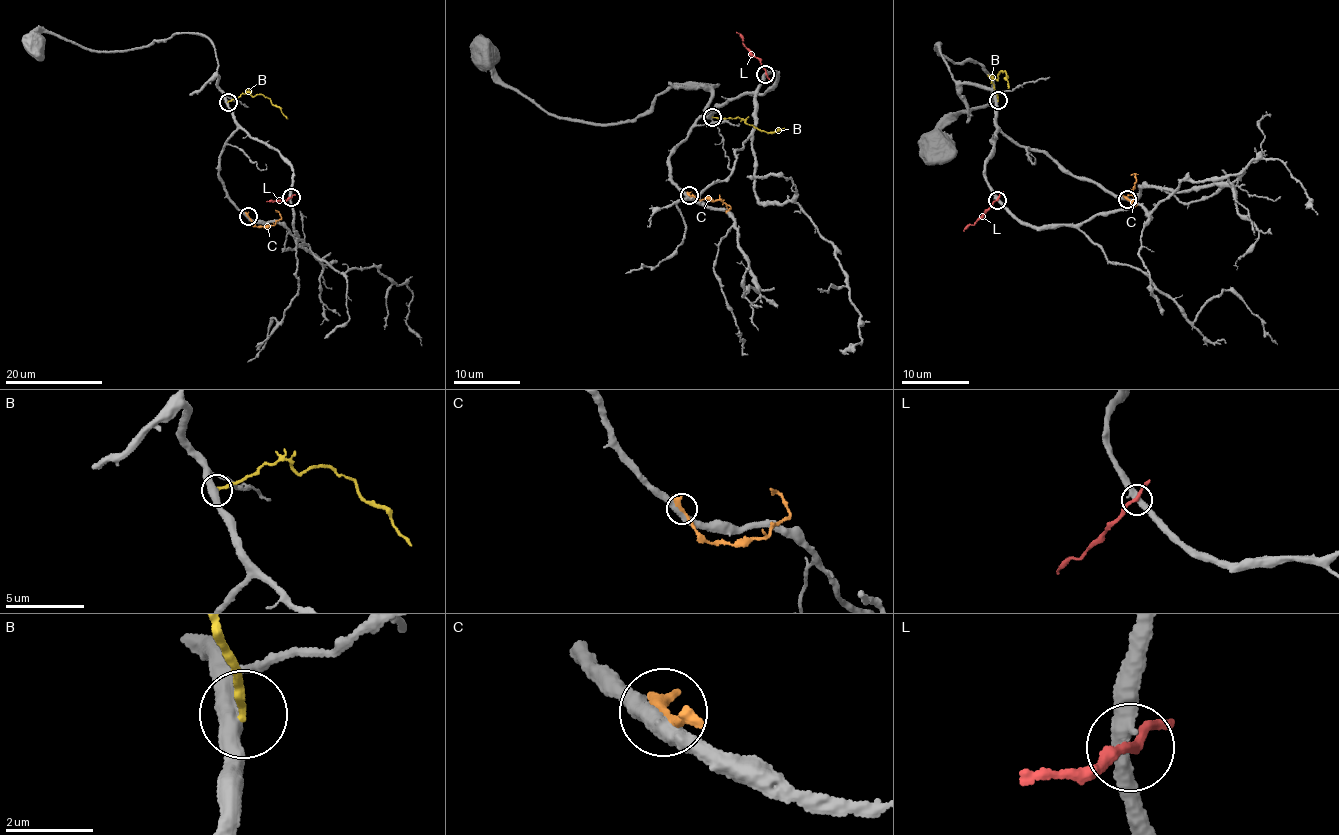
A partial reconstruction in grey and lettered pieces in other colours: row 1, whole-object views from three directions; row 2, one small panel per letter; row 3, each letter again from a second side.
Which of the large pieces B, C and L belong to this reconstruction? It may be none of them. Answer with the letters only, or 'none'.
none

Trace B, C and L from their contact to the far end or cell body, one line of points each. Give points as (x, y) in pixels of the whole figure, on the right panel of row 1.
B: (998, 100), (991, 82), (1001, 70), (1007, 75), (1008, 87)
C: (1128, 198), (1136, 204), (1132, 190), (1136, 175), (1130, 175)
L: (997, 199), (963, 231)

